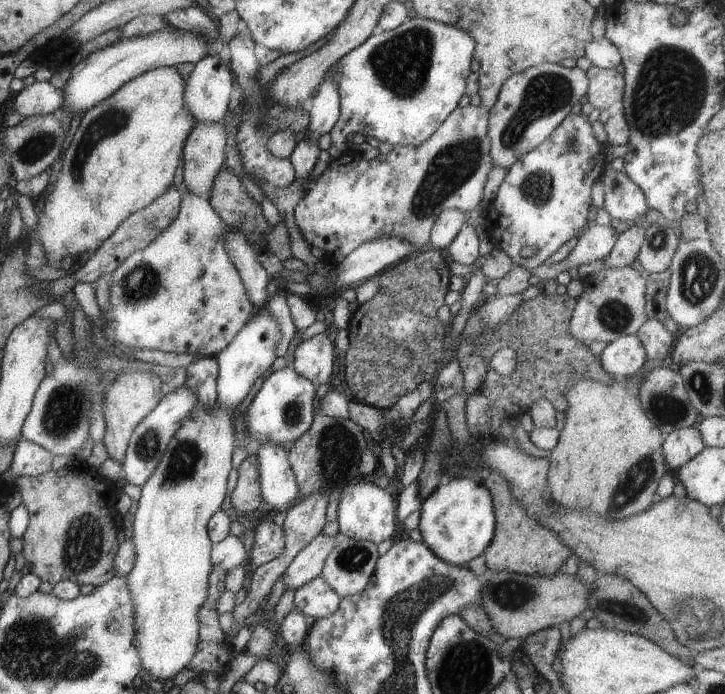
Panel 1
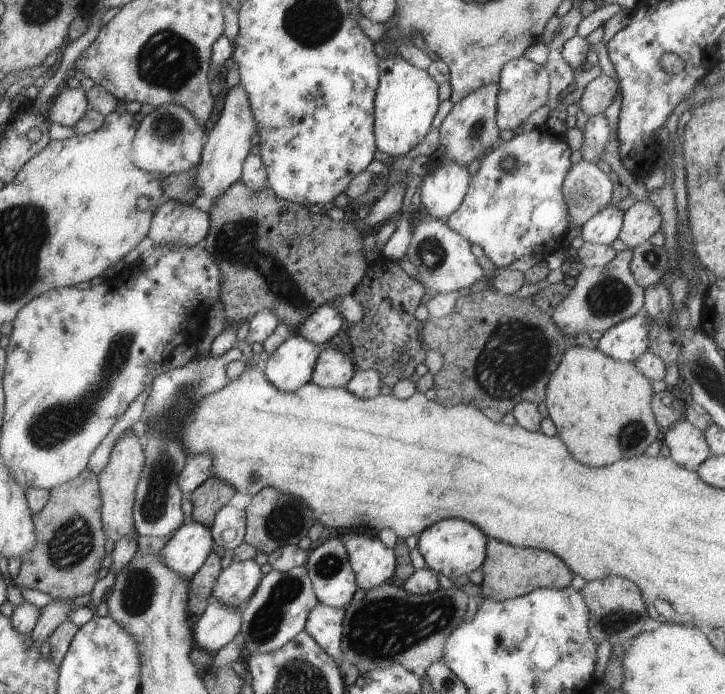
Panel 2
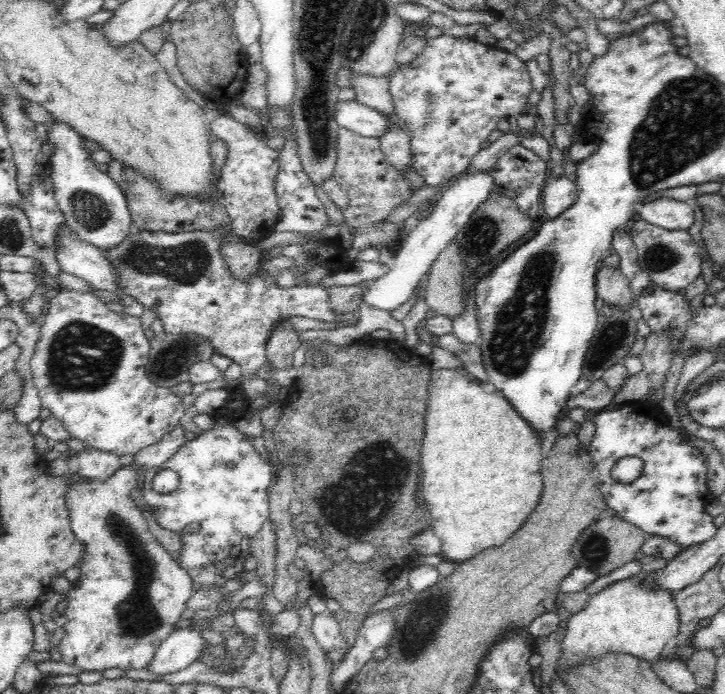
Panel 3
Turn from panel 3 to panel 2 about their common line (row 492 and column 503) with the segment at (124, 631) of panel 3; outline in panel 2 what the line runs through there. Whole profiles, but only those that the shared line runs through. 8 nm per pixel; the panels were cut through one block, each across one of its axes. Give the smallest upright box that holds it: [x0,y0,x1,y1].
[496,56,549,130]

